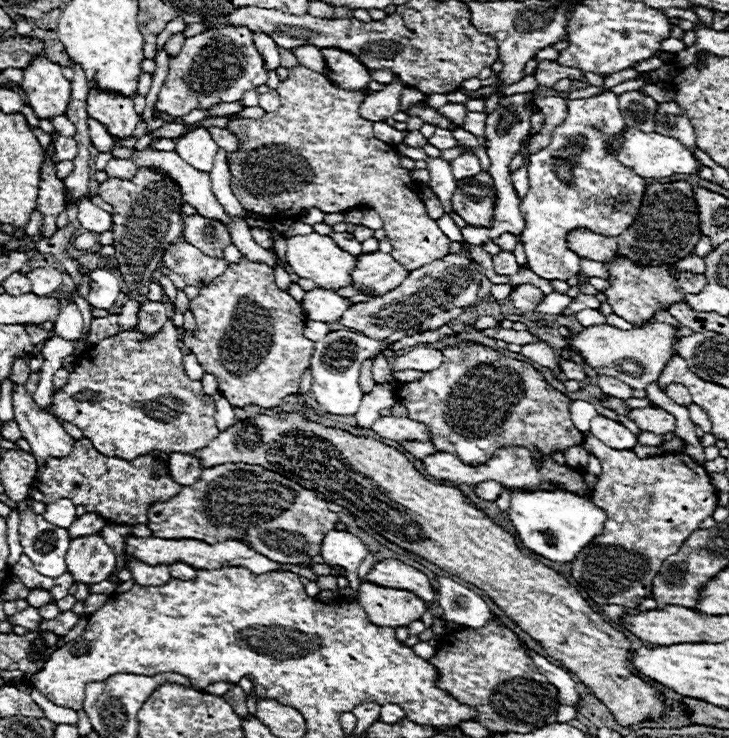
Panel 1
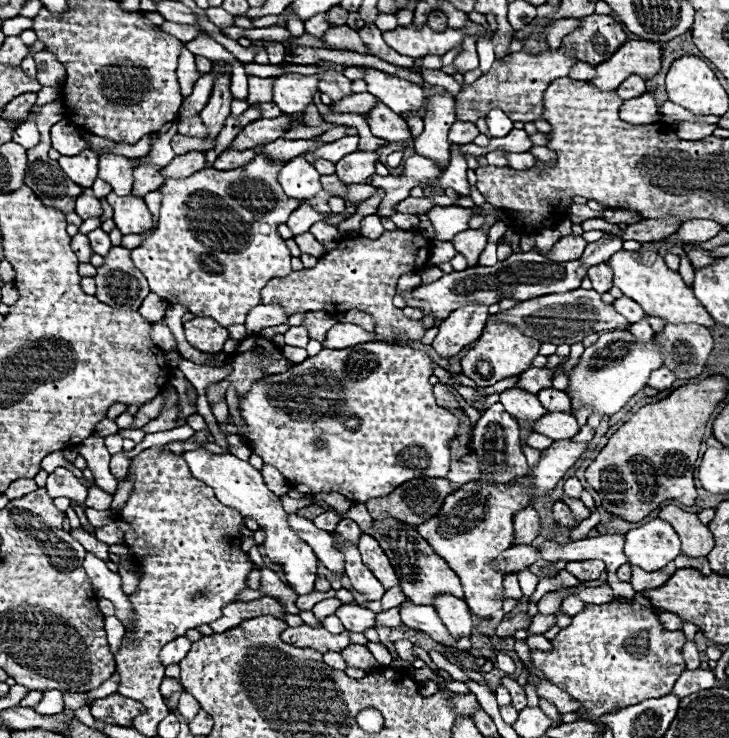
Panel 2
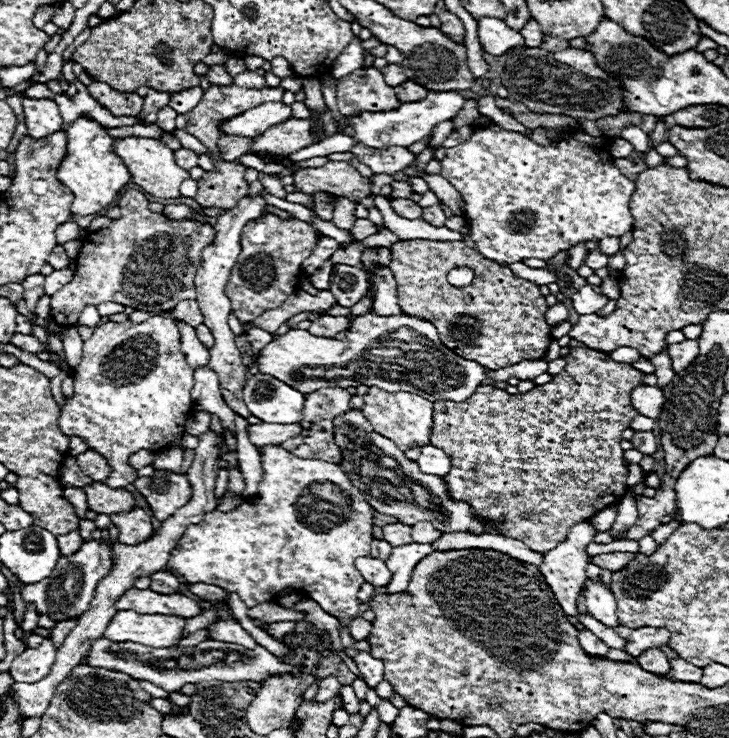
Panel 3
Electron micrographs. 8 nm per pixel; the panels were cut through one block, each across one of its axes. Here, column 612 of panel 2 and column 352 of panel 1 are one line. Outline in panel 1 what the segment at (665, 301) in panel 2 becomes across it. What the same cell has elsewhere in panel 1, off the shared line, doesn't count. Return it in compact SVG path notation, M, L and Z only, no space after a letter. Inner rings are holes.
M306 234L306 236L294 236L288 240L288 262L300 278L310 278L320 288L328 290L340 290L344 286L352 286L352 270L358 264L358 256L344 252L330 236L322 234Z

